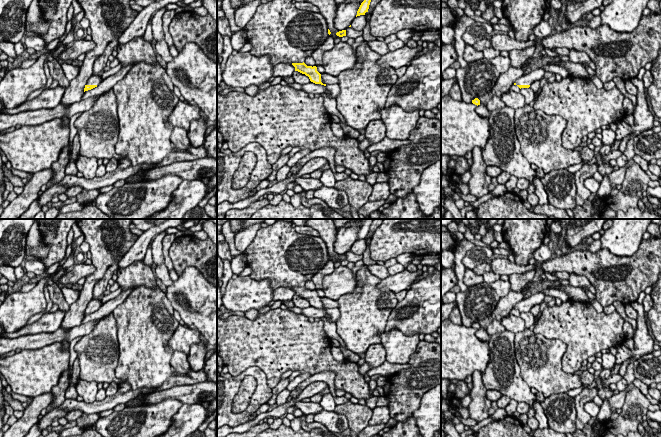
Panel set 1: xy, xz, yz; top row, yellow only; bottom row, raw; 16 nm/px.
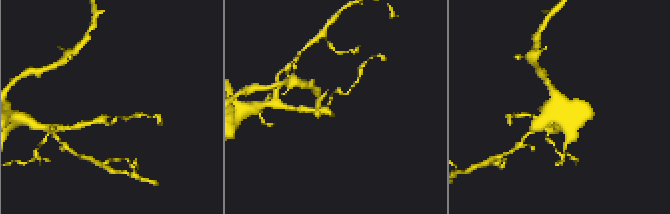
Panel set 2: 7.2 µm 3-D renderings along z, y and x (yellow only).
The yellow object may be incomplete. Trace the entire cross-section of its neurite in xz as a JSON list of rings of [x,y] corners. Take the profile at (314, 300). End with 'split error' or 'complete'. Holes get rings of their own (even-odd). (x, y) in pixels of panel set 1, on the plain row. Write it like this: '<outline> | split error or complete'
[[[292,287],[295,291],[295,295],[298,295],[302,298],[305,298],[309,301],[310,305],[322,309],[326,312],[327,316],[331,318],[332,322],[336,323],[336,321],[340,318],[340,311],[338,308],[324,308],[321,302],[321,298],[317,295],[316,290],[307,290],[303,287]]] | split error

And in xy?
[[[92,299],[85,309],[84,316],[97,311],[102,306],[100,299]]] | split error

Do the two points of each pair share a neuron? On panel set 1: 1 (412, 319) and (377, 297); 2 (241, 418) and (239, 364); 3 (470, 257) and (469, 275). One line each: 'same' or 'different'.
1: different
2: different
3: different

